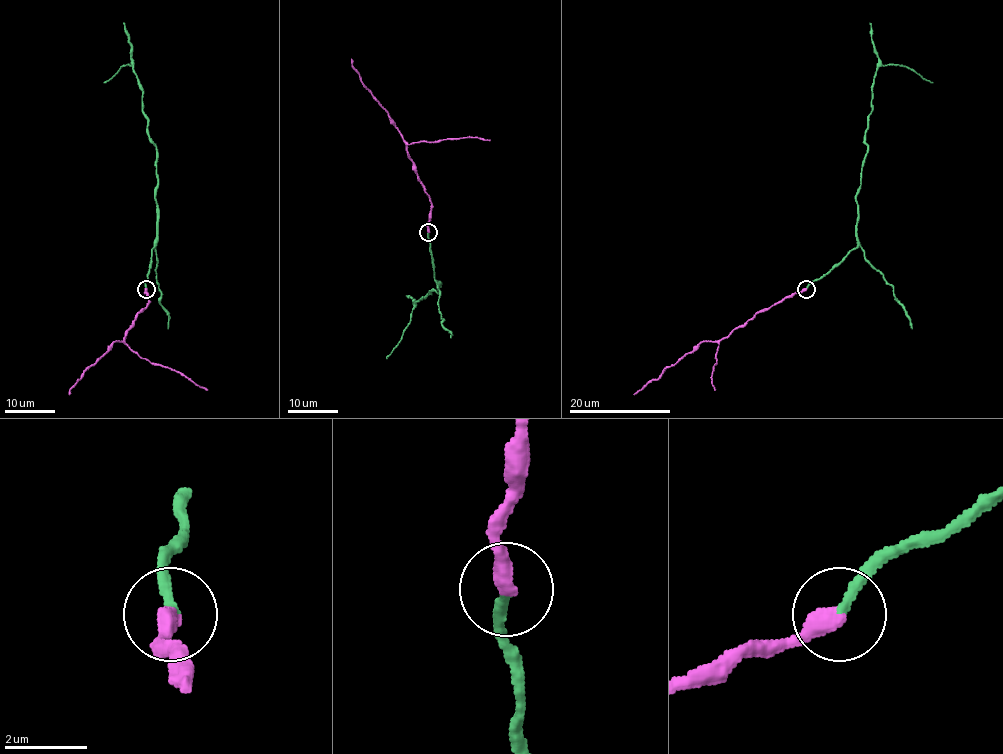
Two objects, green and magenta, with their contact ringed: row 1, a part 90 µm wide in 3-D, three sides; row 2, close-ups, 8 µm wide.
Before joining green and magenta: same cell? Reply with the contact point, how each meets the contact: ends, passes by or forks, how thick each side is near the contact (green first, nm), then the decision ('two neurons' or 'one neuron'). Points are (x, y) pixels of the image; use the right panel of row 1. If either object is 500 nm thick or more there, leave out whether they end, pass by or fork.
(806, 289) | green ends | magenta ends | 260/480 nm | one neuron

